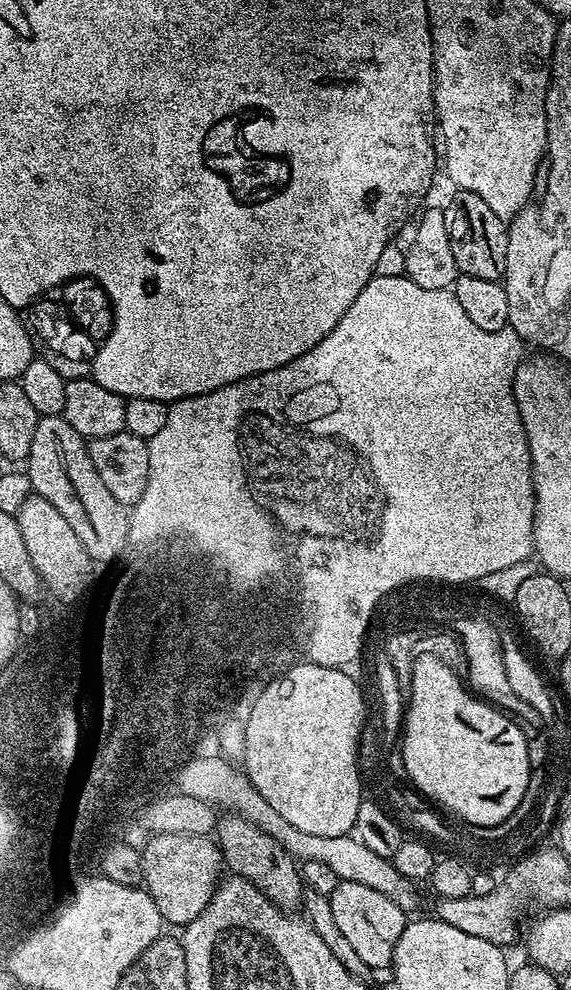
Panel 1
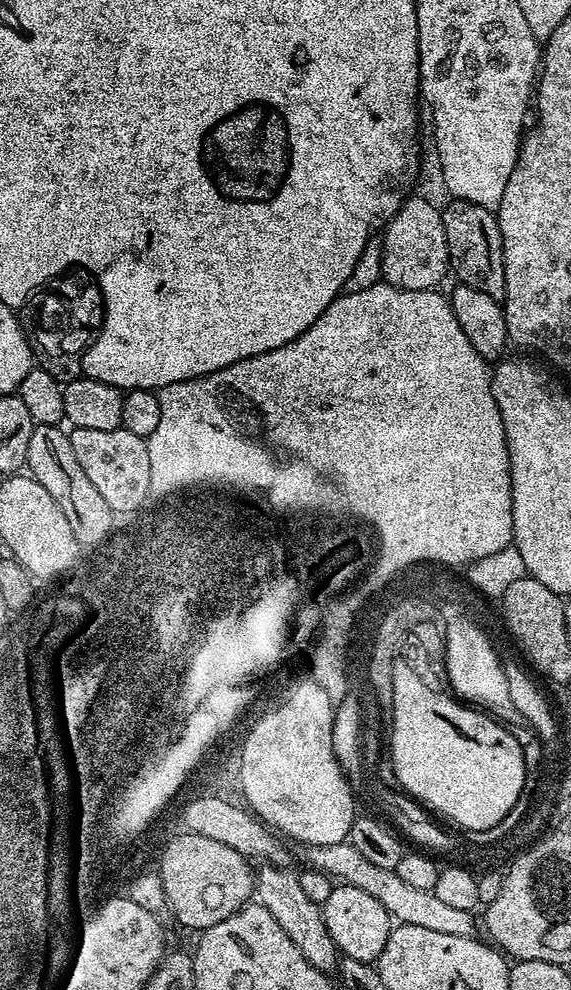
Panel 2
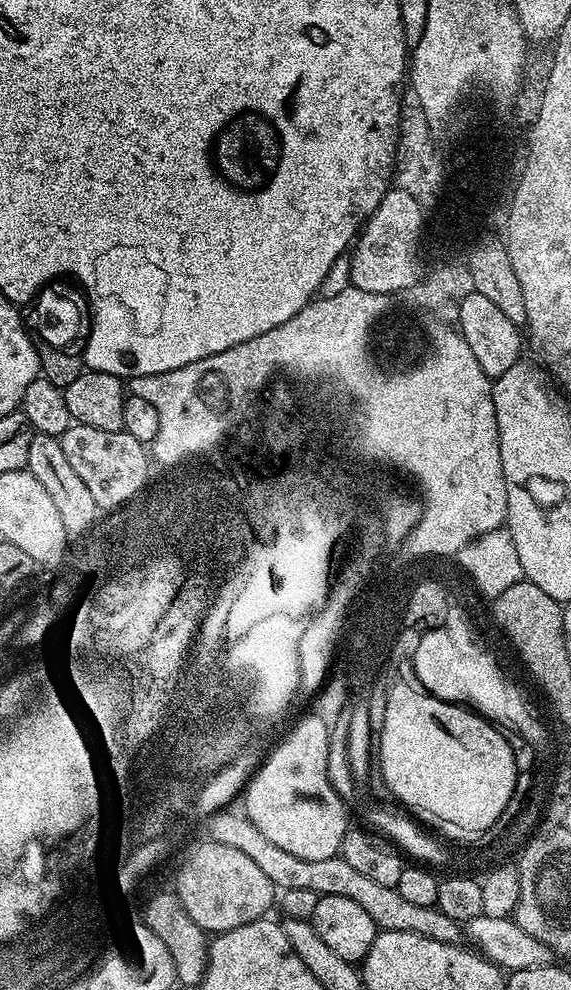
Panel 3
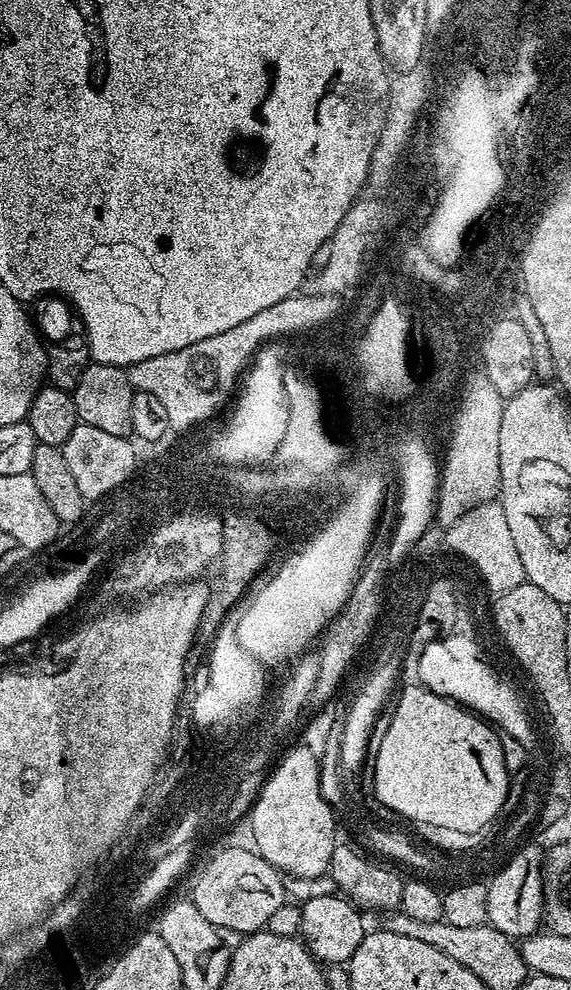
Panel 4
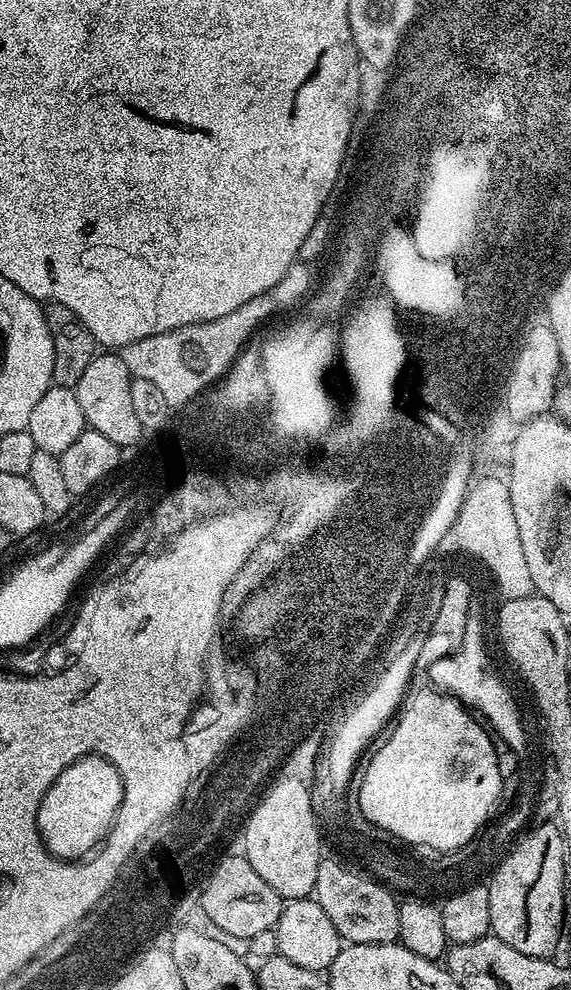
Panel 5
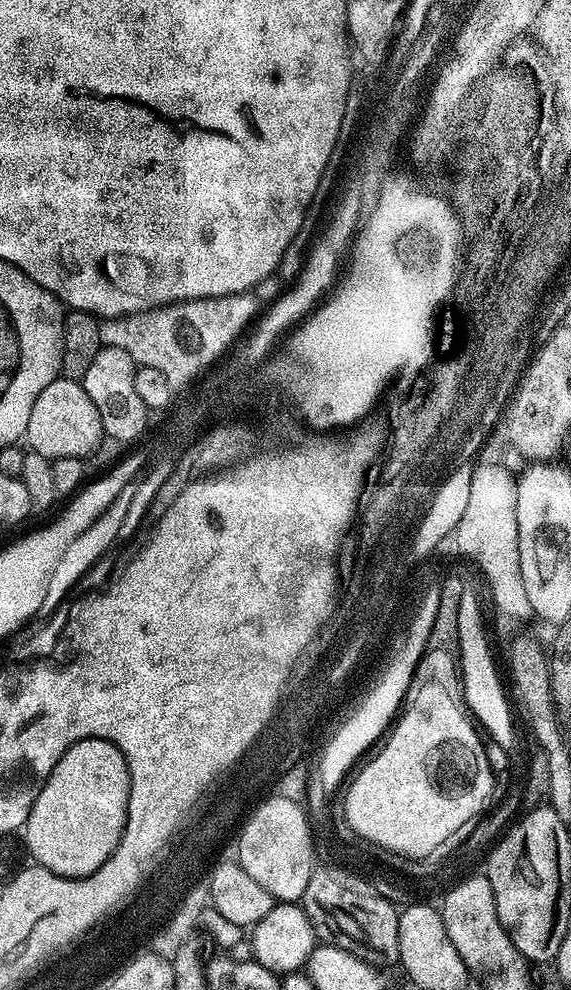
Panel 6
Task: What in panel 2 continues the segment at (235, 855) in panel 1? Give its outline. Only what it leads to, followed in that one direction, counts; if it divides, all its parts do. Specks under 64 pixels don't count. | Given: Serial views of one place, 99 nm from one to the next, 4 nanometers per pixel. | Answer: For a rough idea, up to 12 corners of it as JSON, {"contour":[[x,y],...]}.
{"contour":[[284,866],[255,873],[255,895],[314,970],[338,949],[321,905]]}

